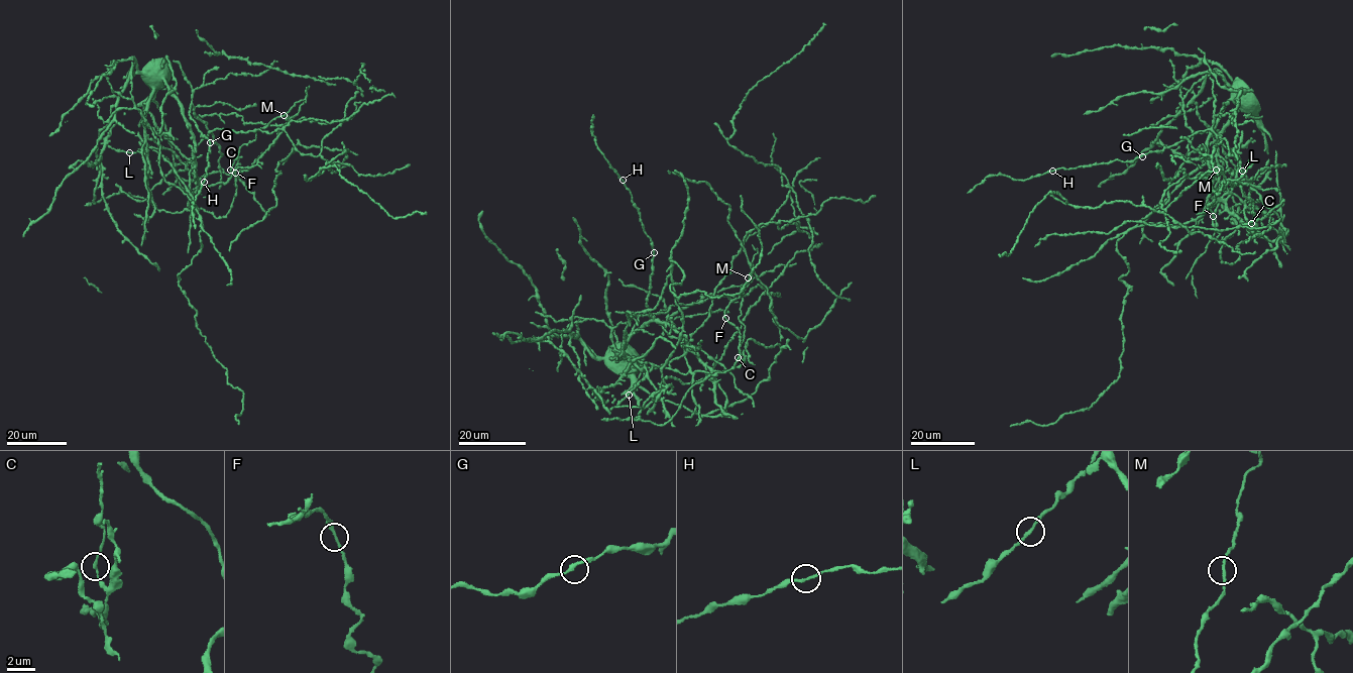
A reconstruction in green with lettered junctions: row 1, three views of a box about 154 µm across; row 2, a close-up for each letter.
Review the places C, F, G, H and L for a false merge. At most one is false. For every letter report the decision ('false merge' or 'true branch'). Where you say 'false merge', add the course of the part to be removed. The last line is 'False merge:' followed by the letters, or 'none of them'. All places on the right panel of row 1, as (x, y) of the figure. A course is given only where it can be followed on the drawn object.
C: false merge | (1251, 223), (1253, 200), (1246, 198), (1241, 187), (1227, 181), (1214, 169), (1202, 143)
F: true branch
G: true branch
H: true branch
L: true branch
False merge: C

